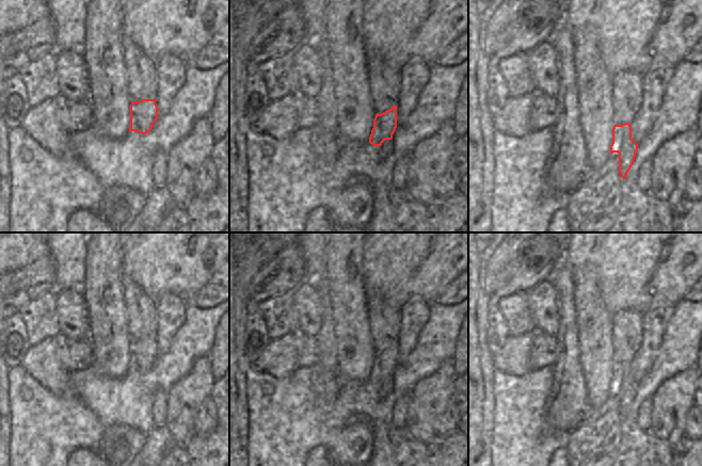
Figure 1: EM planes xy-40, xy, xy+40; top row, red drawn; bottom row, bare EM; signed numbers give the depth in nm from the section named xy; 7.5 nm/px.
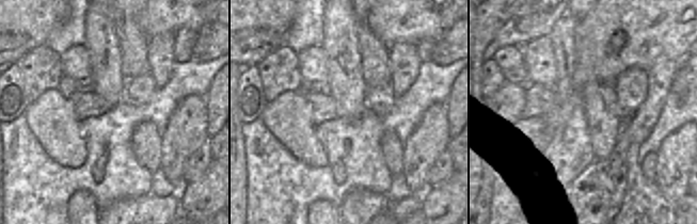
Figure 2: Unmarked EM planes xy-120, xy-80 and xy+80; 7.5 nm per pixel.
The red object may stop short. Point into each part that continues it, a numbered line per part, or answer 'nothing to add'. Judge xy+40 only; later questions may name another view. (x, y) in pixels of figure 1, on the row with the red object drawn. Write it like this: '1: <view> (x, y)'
1: xy+40 (639, 211).

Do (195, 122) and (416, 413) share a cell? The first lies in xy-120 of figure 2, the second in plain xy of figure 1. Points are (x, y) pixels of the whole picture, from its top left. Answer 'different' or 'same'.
same

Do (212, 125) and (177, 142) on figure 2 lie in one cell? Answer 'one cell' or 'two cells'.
two cells

